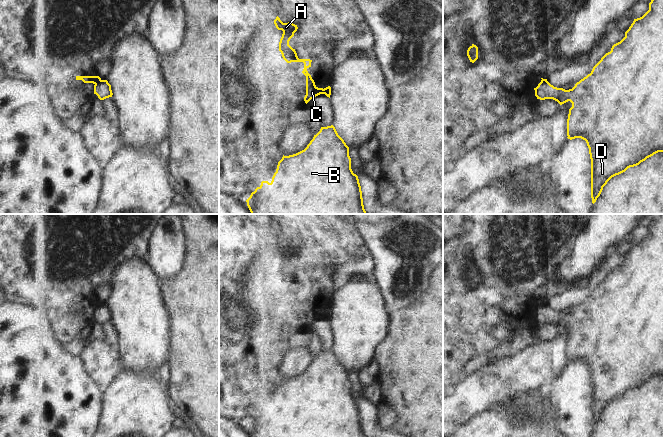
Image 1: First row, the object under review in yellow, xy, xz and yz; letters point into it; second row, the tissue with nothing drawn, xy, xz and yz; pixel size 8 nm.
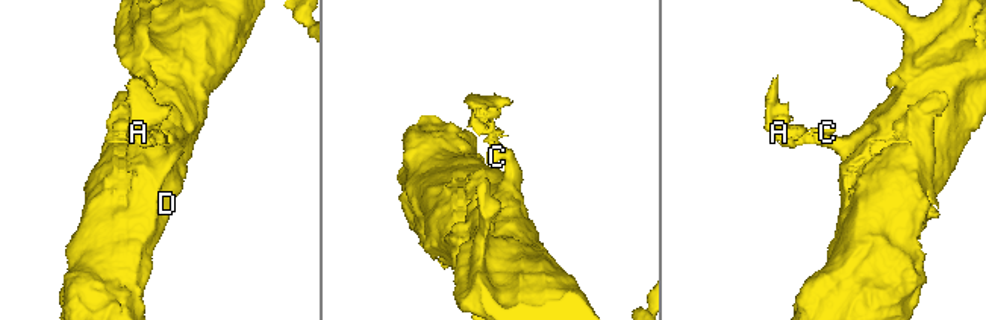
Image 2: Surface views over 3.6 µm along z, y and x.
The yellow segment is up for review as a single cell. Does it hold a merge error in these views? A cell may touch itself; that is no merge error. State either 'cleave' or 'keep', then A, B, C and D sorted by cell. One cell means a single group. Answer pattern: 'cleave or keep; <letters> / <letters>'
cleave; A C / B D

